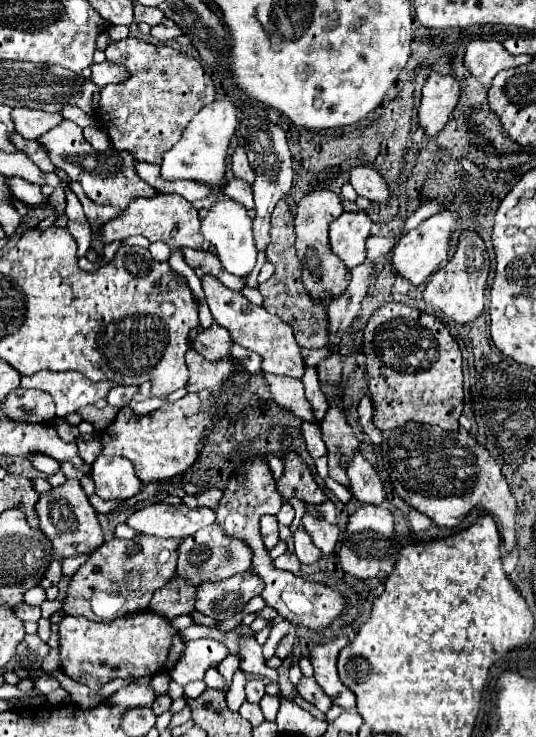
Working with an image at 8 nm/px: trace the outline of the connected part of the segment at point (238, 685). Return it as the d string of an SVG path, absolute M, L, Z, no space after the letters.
M238 668L238 670L234 672L234 680L232 680L232 684L230 684L228 692L226 692L226 702L228 702L228 708L230 708L232 712L238 712L240 706L244 704L244 700L246 700L244 684L246 684L246 674Z

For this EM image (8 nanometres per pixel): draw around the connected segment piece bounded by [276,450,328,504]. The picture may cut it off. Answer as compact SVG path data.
M282 452L282 462L284 474L280 480L276 480L276 490L284 500L298 498L306 504L324 504L328 500L326 490L316 484L310 468L306 466L306 462L302 462L298 452Z

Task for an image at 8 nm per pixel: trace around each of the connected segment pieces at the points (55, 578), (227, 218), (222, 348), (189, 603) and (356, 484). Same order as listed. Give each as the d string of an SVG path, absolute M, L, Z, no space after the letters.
M54 560L54 562L50 564L50 568L46 570L40 586L42 586L42 588L50 588L50 586L56 586L60 580L62 580L62 564L60 564L58 560Z
M224 196L224 200L216 202L210 208L210 214L202 220L202 236L214 244L216 254L224 266L226 272L234 276L246 276L252 272L256 264L256 246L254 246L254 234L252 234L252 218L246 214L246 208L238 204L236 200Z
M212 324L212 328L208 330L194 332L194 338L190 340L192 340L192 348L198 348L198 352L210 362L228 356L232 346L230 334L224 332L224 328L220 328L218 324Z
M174 574L166 582L166 586L154 592L148 608L168 620L182 614L190 614L194 610L194 592L196 592L194 584L190 584L184 576Z
M356 452L350 460L342 460L342 464L346 466L346 472L352 484L350 492L354 498L376 506L380 506L386 500L386 492L376 470L360 452Z

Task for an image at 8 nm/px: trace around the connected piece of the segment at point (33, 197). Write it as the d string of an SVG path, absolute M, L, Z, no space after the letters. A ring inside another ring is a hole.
M6 178L6 184L8 184L8 188L12 190L12 194L18 200L22 200L22 202L26 202L30 206L38 206L38 204L46 202L46 198L42 196L38 184L30 184L30 182L22 180L22 178Z

